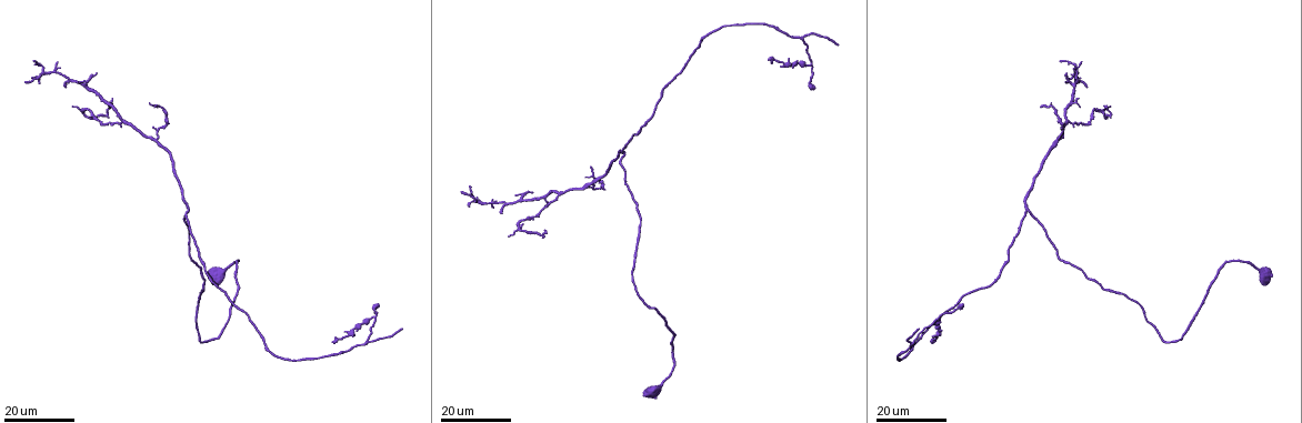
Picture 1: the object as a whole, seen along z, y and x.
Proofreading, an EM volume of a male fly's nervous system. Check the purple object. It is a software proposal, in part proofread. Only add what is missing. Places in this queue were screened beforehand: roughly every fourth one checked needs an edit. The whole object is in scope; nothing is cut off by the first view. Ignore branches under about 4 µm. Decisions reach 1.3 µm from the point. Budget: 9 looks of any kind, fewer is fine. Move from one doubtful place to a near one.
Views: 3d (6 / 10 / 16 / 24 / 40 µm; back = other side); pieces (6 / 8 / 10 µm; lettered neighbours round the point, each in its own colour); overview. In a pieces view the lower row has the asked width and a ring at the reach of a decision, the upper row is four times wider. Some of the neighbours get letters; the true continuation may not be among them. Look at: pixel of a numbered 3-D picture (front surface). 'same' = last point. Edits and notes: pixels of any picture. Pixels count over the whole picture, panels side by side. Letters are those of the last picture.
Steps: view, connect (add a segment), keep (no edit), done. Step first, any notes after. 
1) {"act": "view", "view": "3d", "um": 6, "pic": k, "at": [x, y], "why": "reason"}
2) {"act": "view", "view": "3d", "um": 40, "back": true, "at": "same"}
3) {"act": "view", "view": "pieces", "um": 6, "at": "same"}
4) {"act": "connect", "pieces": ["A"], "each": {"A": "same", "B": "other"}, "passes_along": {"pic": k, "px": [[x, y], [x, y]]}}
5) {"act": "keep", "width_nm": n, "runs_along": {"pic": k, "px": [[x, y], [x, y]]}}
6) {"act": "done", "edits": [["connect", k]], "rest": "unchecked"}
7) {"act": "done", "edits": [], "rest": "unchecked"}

{"act": "view", "view": "3d", "um": 16, "pic": 1, "at": [1068, 75], "why": "thin end"}

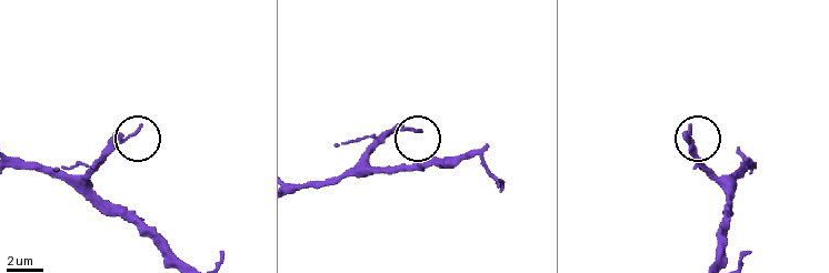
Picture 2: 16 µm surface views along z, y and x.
{"act": "view", "view": "pieces", "um": 6, "pic": 2, "at": [419, 131]}

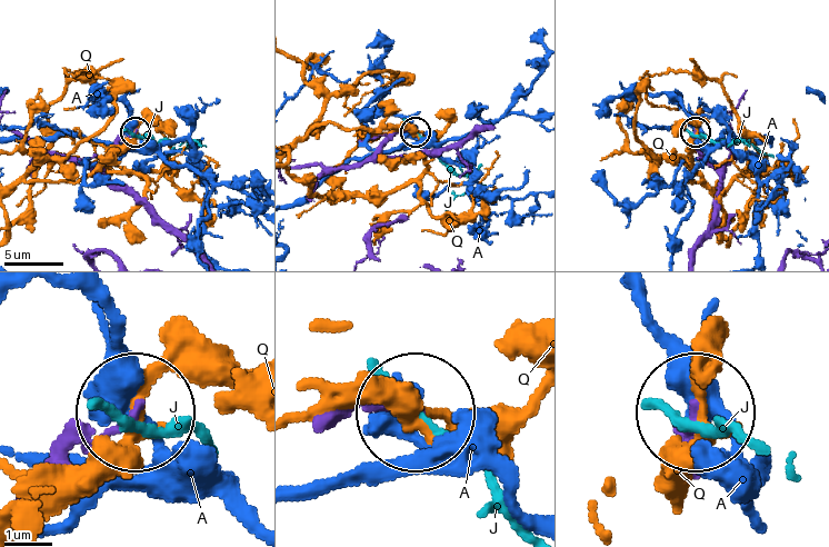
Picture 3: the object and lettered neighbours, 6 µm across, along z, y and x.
{"act": "keep", "width_nm": 140, "each": {"A": "other", "J": "other", "Q": "other"}, "found": "none of them fits"}

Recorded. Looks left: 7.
{"act": "view", "view": "3d", "um": 24, "pic": 1, "at": [24, 82], "why": "branch stops here"}

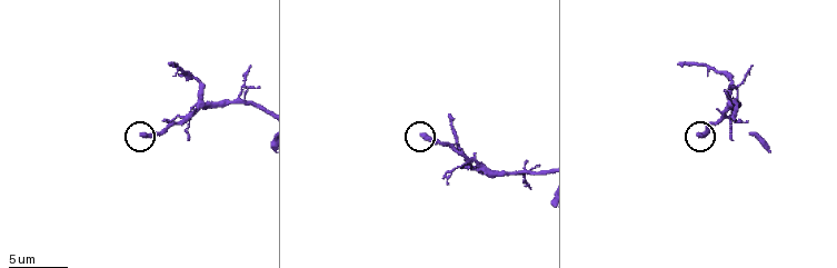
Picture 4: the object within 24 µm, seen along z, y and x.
{"act": "view", "view": "3d", "um": 10, "pic": 4, "at": [140, 133]}

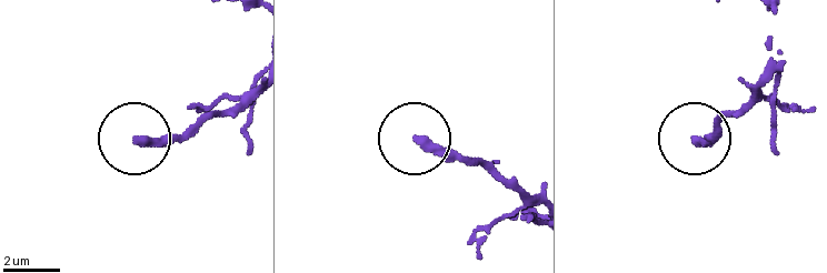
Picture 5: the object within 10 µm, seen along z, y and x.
{"act": "view", "view": "pieces", "um": 10, "pic": 5, "at": [694, 140]}

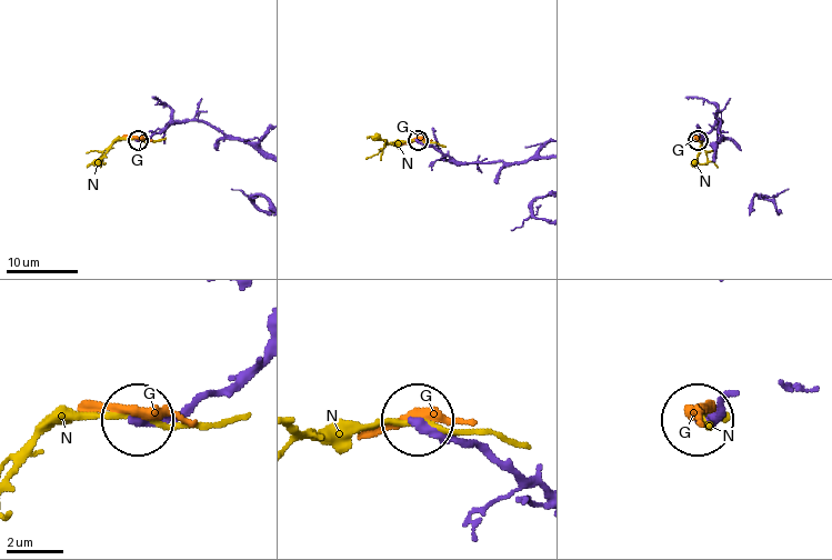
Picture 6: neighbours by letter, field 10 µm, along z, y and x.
{"act": "keep", "each": {"G": "other", "N": "other"}, "runs_along": {"pic": 6, "px": [[243, 142], [228, 138], [199, 121], [176, 121], [139, 139]]}, "found": "none of them fits"}

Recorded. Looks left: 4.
{"act": "view", "view": "3d", "um": 6, "pic": 4, "at": [767, 148], "why": "an open end"}

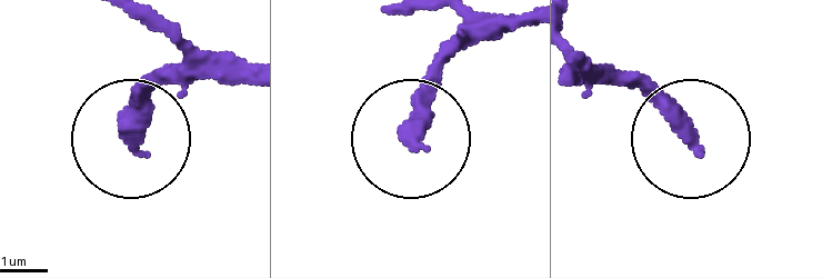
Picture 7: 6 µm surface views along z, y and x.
{"act": "view", "view": "pieces", "um": 6, "pic": 7, "at": [688, 144]}

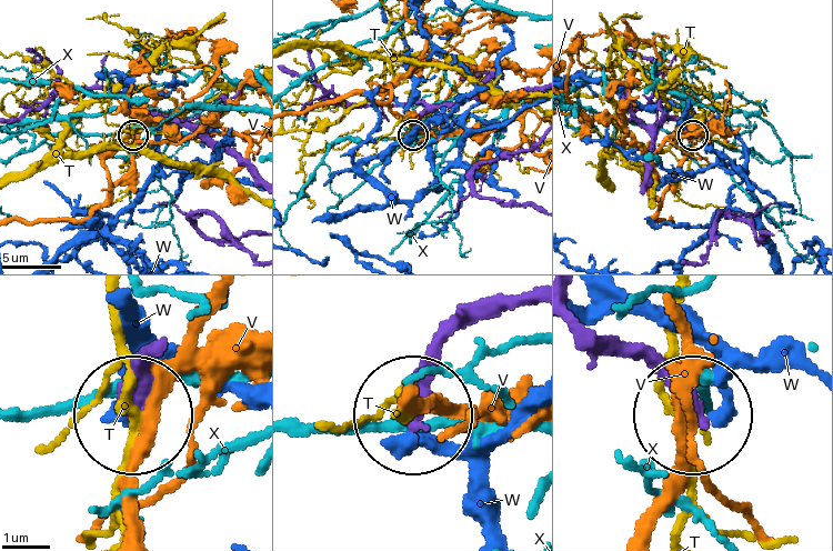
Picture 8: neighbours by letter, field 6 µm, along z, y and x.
{"act": "keep", "width_nm": 320, "each": {"T": "other", "V": "other", "W": "other", "X": "other"}, "runs_along": {"pic": 8, "px": [[159, 356], [131, 407]]}, "found": "none of them fits"}

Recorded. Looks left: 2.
{"act": "view", "view": "3d", "um": 24, "pic": 1, "at": [836, 43], "why": "branch stops here"}

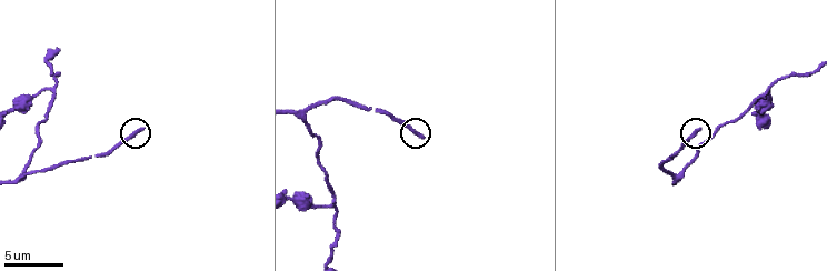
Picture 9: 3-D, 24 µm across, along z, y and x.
{"act": "view", "view": "pieces", "um": 8, "pic": 9, "at": [422, 139], "why": "see the neighbours"}

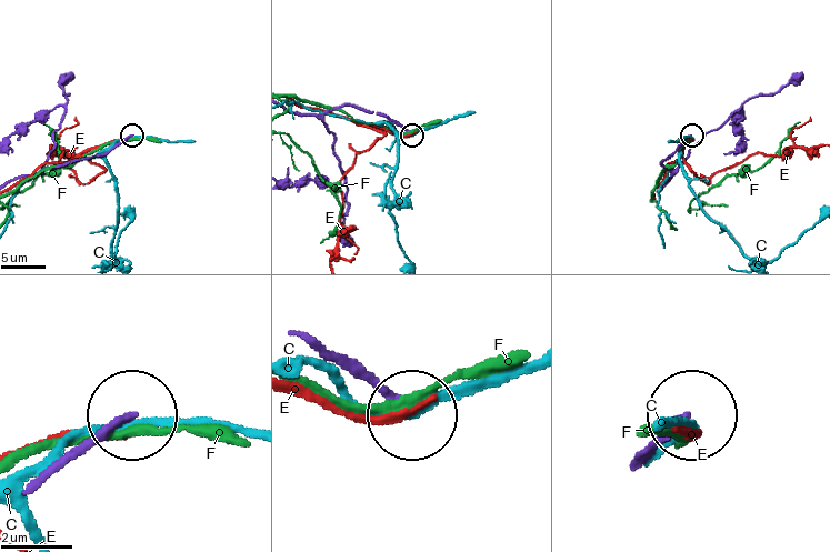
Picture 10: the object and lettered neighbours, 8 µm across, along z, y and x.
{"act": "keep", "each": {"C": "other", "E": "other", "F": "other"}, "found": "no lettered segment goes on from it"}

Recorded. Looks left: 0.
{"act": "done", "edits": [], "rest": "unchecked"}

